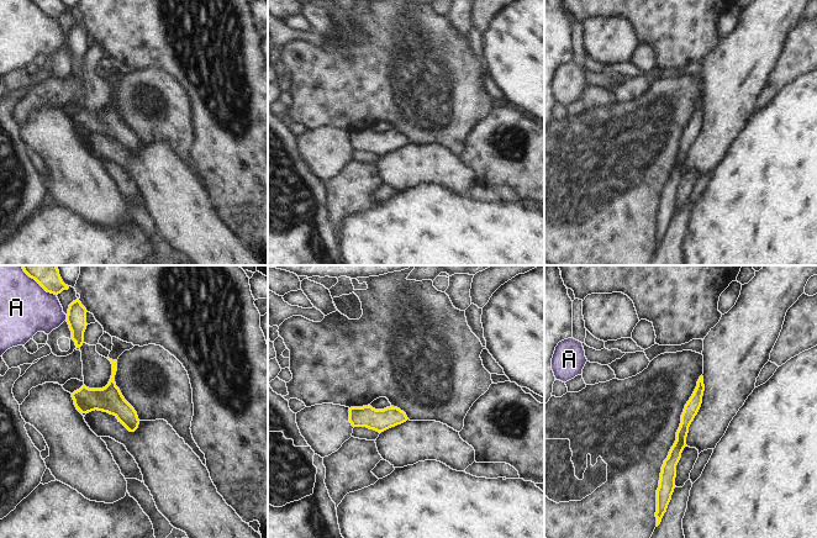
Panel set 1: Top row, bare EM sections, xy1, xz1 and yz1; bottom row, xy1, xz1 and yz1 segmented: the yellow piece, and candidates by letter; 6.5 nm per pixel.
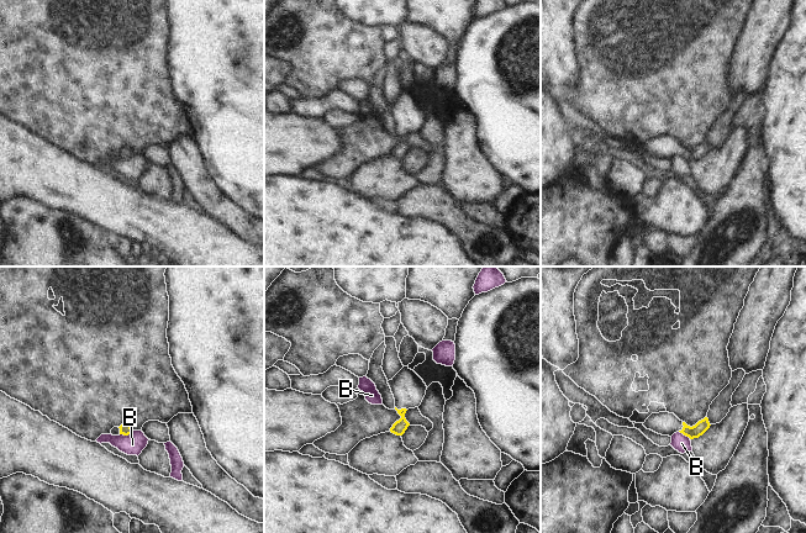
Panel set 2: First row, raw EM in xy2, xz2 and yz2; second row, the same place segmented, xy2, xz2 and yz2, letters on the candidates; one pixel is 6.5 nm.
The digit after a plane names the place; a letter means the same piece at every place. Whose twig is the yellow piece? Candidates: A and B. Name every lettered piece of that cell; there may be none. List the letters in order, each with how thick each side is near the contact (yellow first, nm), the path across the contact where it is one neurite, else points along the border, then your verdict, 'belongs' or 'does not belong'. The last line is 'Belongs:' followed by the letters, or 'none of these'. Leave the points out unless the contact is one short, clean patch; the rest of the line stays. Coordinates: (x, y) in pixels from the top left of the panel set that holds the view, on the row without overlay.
A: 110/340 nm | does not belong
B: 70/140 nm | along xy2 (132, 154), (127, 158), (120, 158) | does not belong
Belongs: none of these

